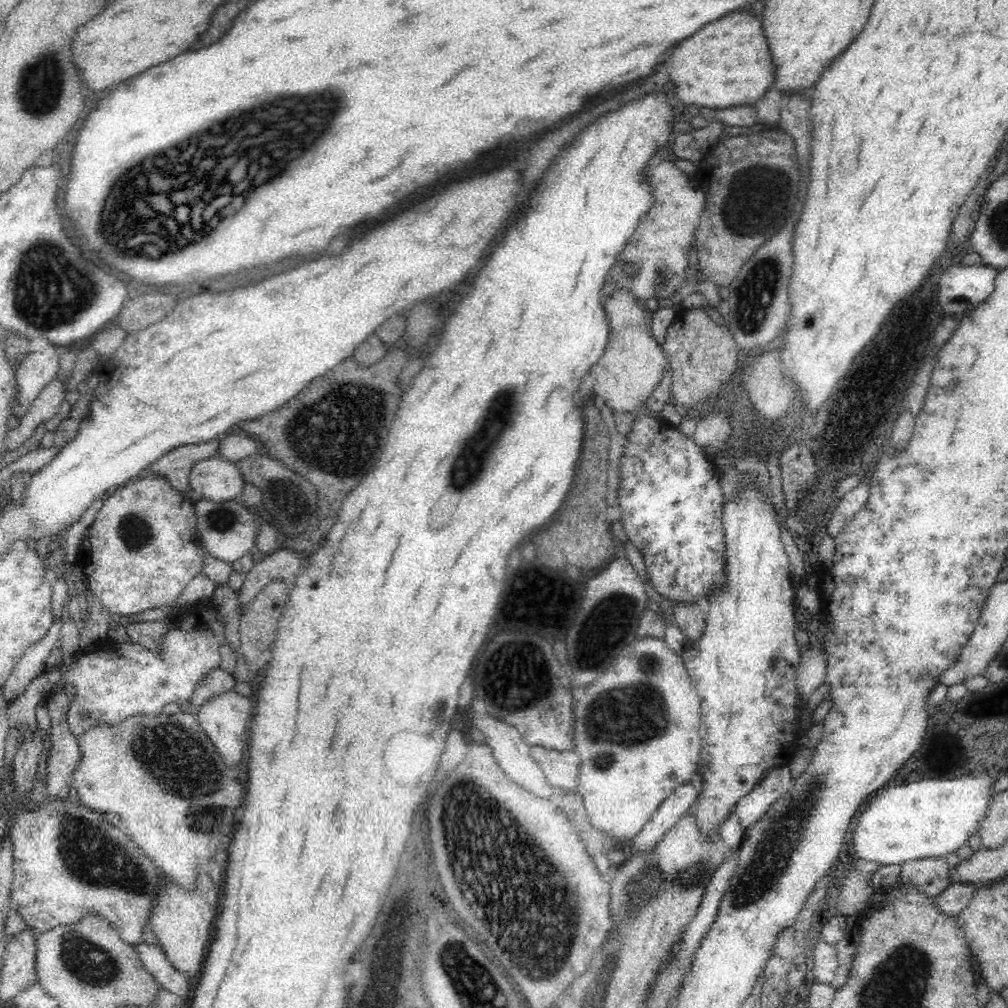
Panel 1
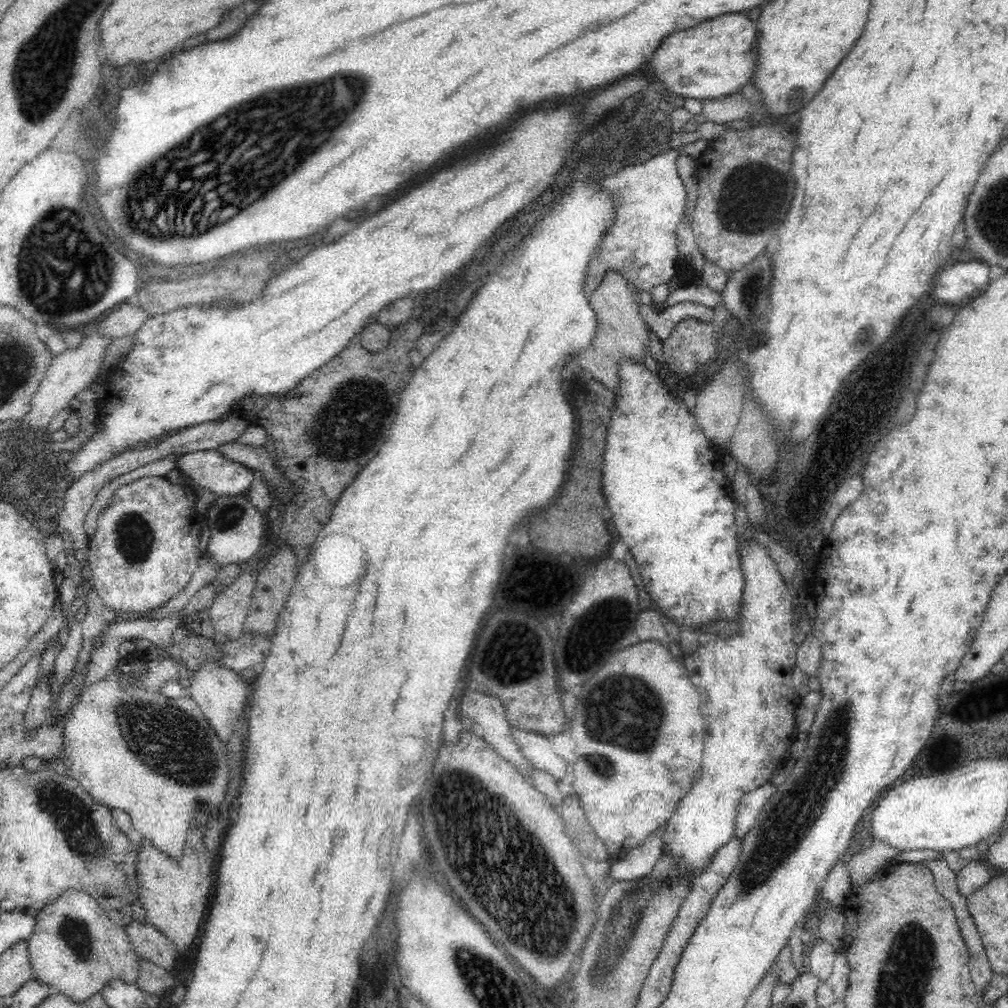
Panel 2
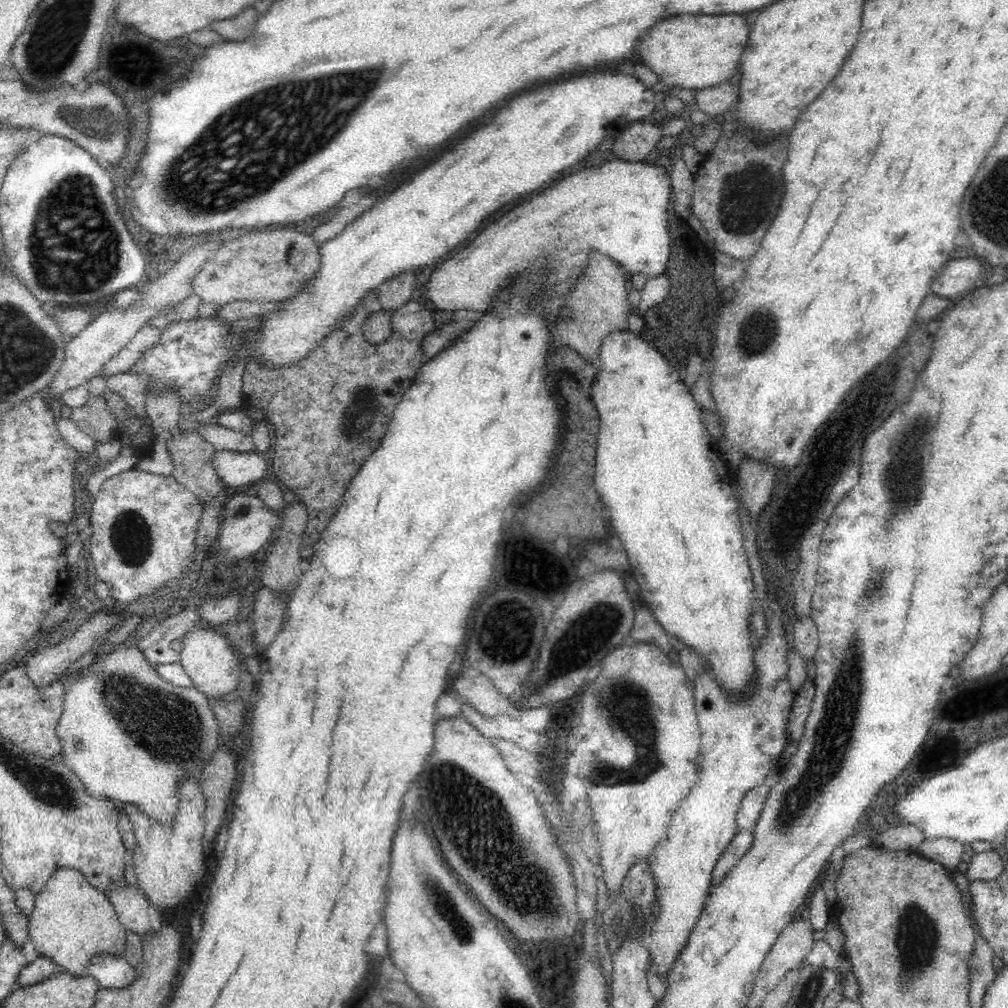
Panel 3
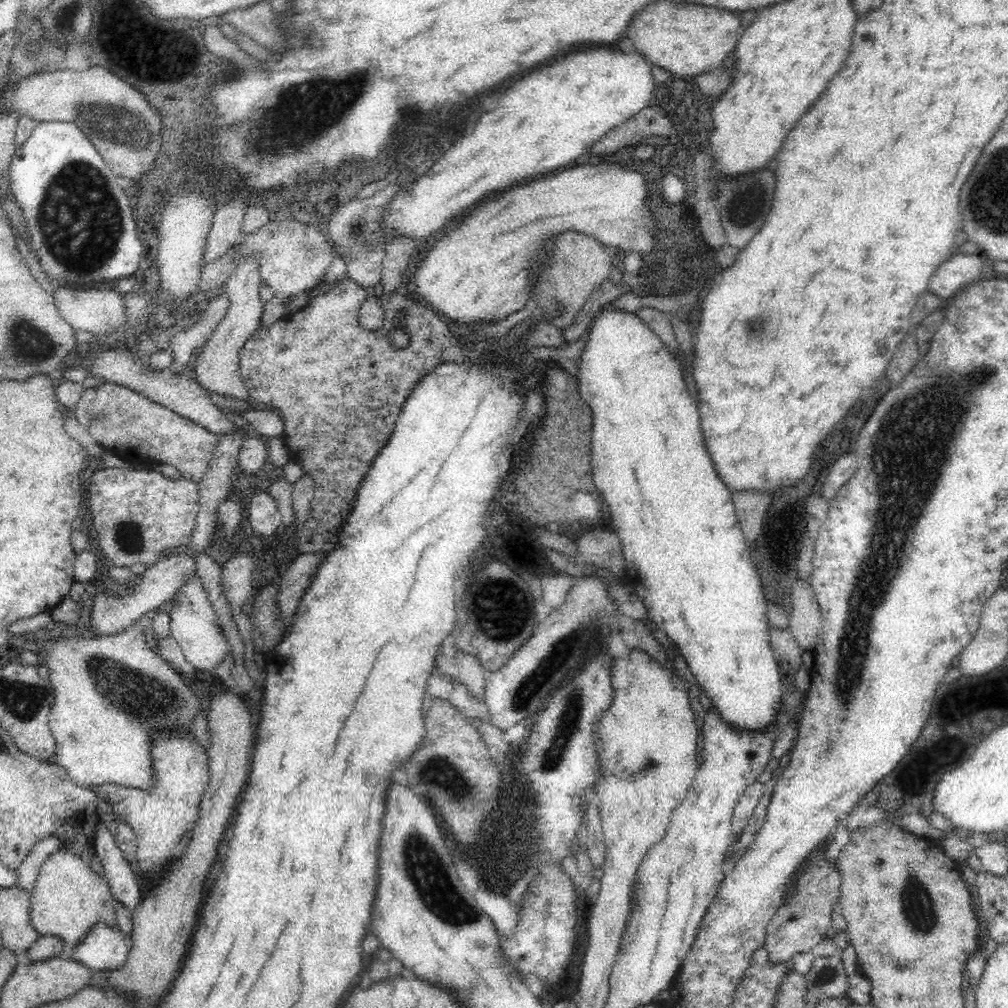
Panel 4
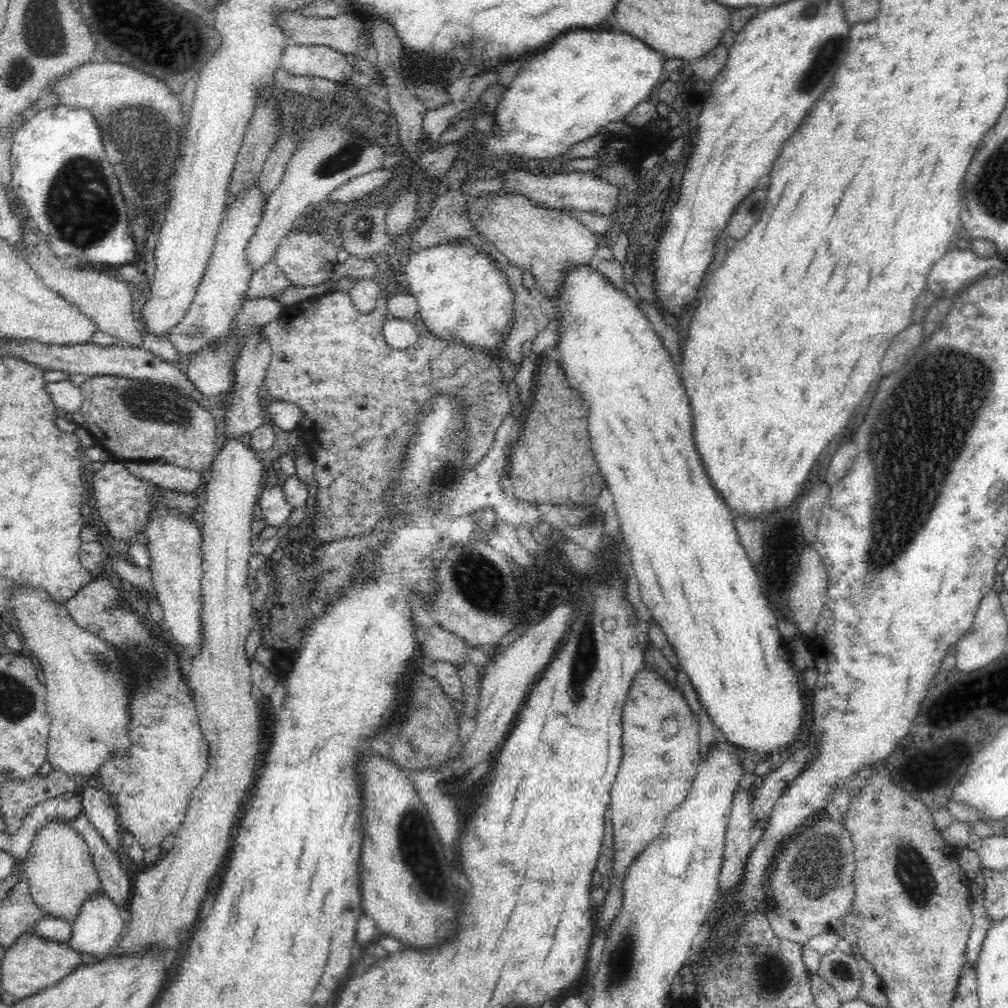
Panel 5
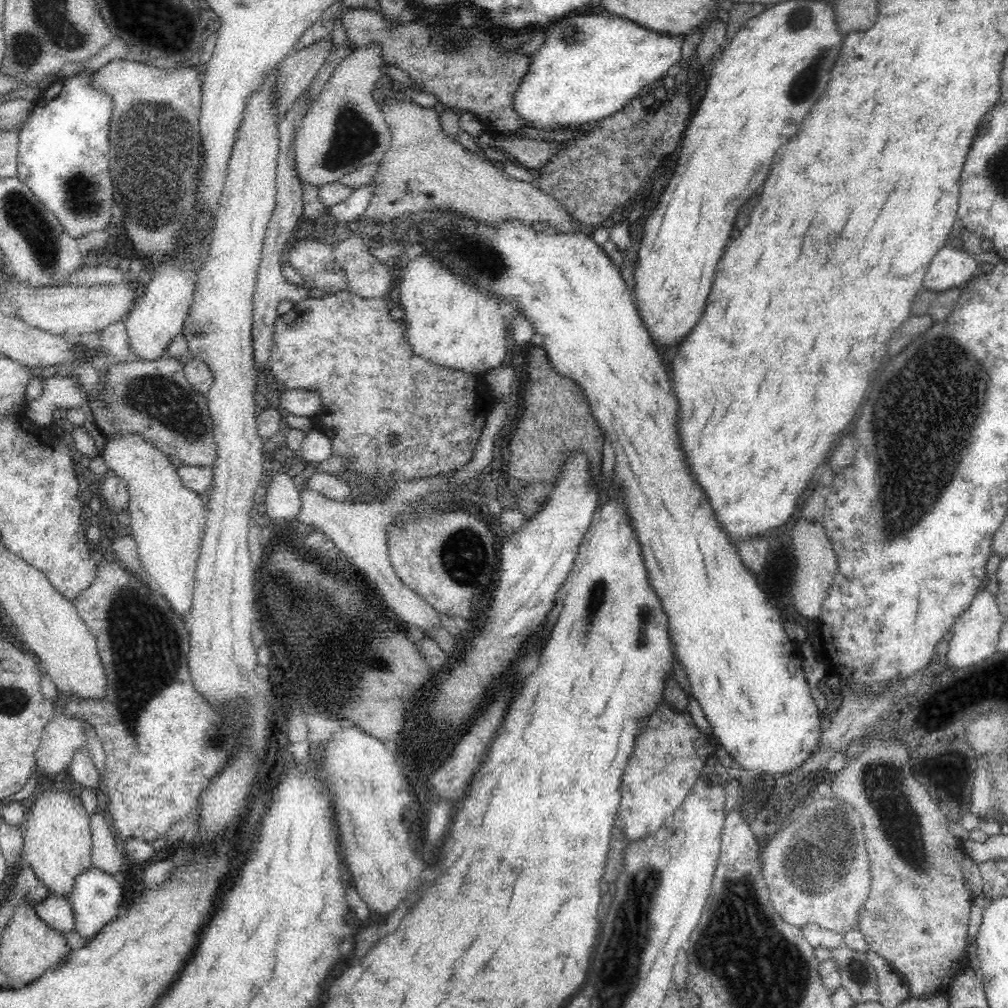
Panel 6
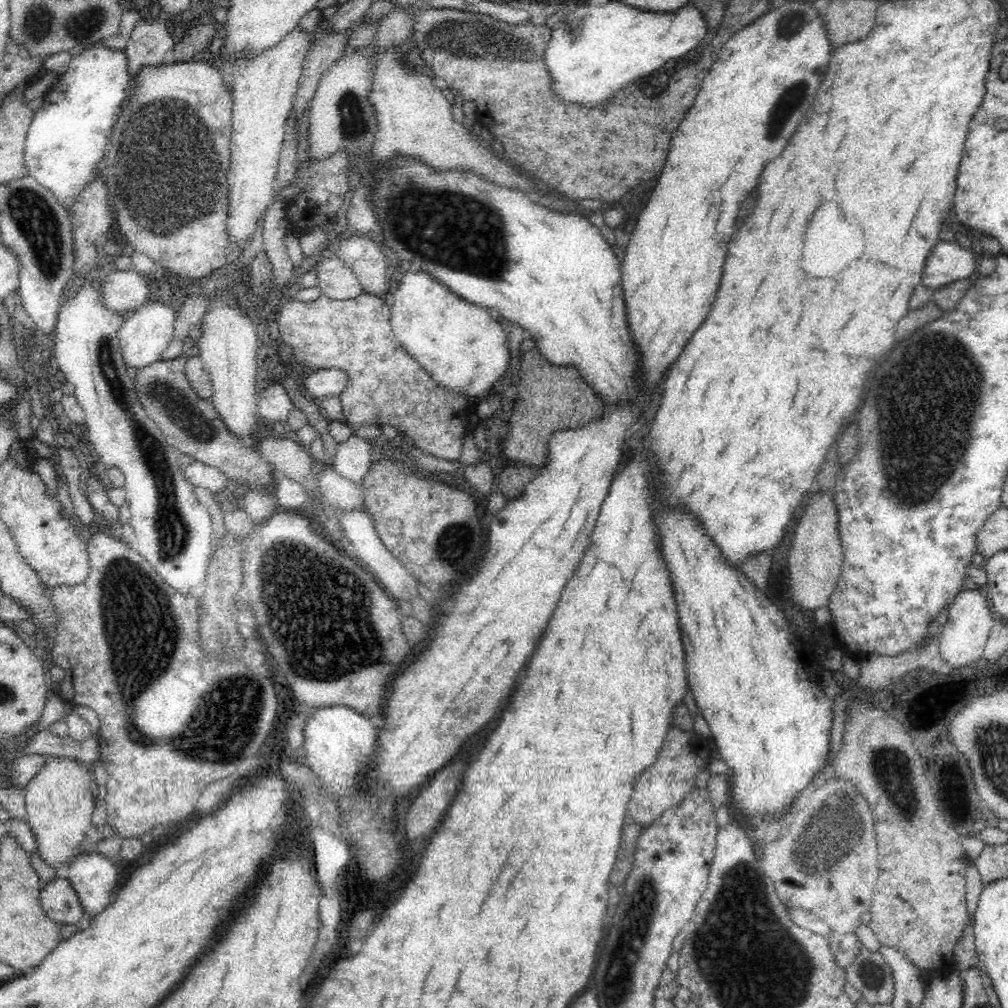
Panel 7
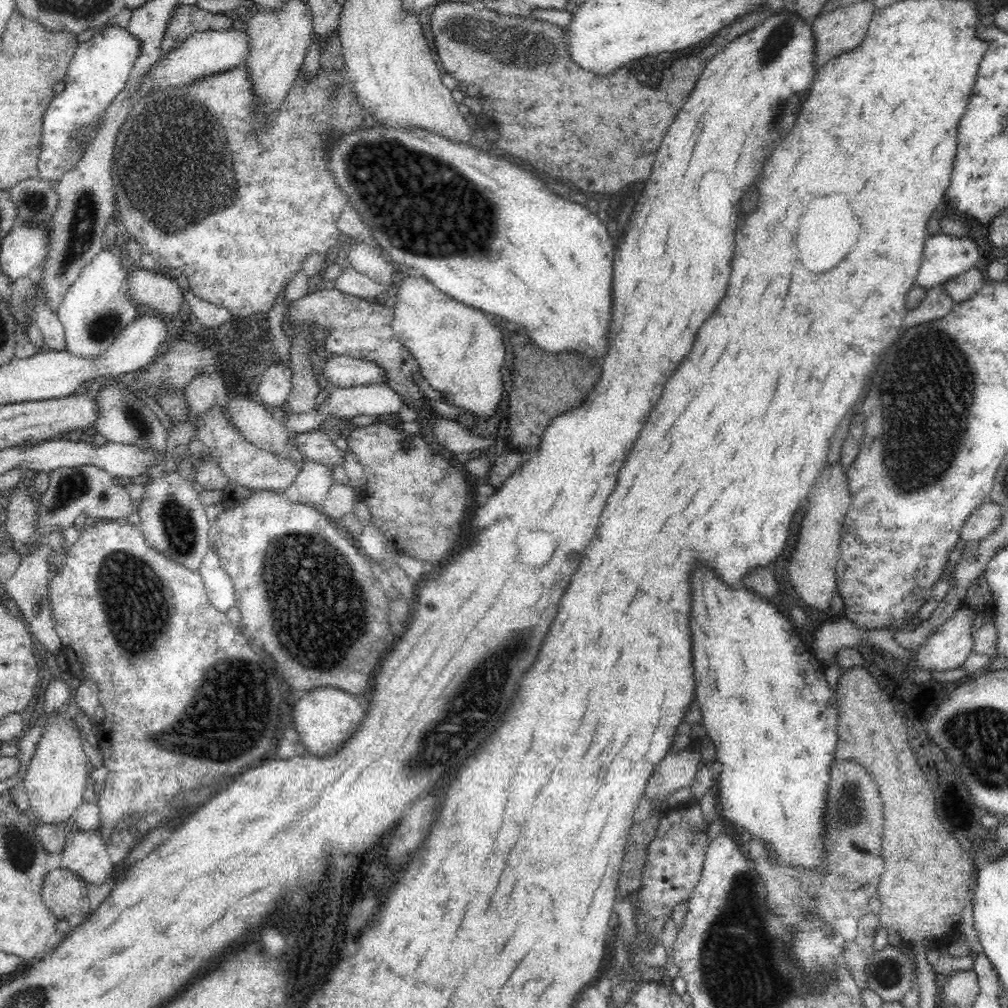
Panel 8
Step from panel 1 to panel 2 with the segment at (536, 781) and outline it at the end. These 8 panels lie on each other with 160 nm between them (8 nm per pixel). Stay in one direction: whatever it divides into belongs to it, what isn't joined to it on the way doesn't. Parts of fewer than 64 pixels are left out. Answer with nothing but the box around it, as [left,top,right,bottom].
[457,690,534,776]

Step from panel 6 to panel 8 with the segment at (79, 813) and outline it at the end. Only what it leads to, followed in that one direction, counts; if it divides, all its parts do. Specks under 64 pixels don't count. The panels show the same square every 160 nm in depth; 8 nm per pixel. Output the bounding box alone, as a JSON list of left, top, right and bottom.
[22,712,91,831]

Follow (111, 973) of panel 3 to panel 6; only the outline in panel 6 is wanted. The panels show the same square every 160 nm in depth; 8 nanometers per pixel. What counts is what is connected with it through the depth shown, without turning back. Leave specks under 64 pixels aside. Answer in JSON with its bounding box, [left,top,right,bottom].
[69,866,122,942]

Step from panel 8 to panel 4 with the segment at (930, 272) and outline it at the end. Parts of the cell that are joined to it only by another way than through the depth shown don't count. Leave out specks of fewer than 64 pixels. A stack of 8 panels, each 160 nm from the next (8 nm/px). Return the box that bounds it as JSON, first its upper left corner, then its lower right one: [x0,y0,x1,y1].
[928,252,984,298]

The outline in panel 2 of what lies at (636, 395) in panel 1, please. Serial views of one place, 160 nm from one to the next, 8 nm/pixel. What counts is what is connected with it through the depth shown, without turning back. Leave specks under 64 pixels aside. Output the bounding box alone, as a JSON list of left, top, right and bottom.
[573,271,650,396]

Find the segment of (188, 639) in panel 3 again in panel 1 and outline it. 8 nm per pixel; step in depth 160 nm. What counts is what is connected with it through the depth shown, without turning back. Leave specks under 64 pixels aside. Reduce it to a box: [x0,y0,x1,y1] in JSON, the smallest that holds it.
[197,690,254,773]

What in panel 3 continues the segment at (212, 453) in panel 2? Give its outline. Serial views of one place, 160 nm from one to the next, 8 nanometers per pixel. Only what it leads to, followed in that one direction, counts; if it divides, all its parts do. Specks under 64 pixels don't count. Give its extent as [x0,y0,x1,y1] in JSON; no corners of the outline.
[212,450,270,488]

